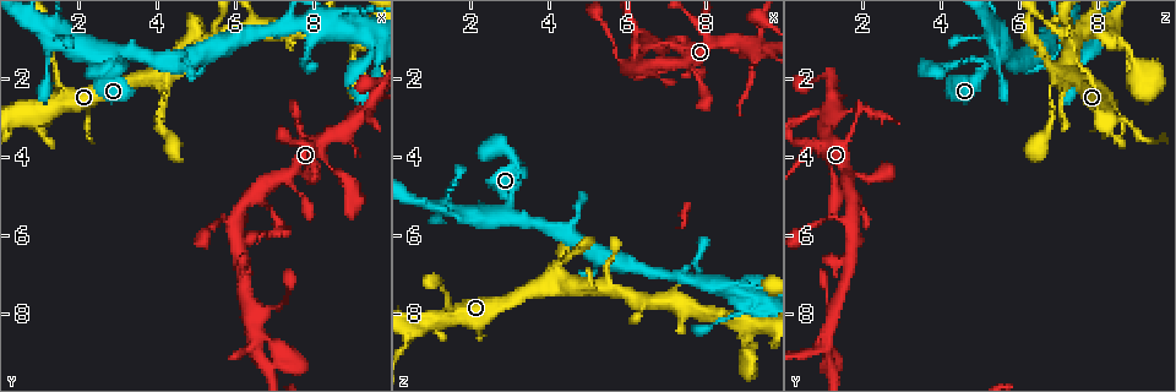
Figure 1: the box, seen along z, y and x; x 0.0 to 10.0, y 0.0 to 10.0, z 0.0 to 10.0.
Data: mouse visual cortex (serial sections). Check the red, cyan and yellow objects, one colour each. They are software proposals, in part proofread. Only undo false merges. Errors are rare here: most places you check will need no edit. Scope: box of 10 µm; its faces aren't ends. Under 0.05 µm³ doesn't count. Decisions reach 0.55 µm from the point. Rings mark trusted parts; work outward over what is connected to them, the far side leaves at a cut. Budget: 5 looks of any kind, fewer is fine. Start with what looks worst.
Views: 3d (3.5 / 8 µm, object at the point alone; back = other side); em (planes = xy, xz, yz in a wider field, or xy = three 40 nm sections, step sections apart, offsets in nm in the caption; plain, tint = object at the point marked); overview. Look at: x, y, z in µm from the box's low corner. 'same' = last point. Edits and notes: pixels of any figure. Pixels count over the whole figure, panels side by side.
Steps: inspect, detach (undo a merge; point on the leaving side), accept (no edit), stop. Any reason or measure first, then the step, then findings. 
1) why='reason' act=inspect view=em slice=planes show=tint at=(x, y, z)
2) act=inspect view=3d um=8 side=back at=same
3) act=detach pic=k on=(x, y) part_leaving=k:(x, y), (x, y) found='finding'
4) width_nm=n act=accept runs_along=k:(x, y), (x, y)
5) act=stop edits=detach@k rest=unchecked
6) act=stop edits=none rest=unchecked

why='sudden change in width' act=inspect view=3d um=8 at=(9.30, 2.90, 1.20)

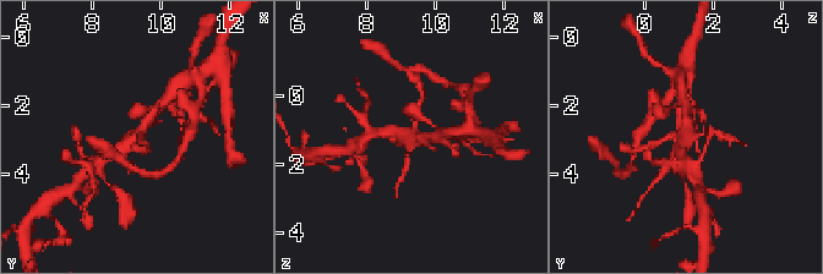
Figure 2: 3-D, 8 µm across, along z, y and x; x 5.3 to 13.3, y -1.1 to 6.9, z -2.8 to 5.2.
act=inspect view=em slice=xy step=3 show=tint at=same

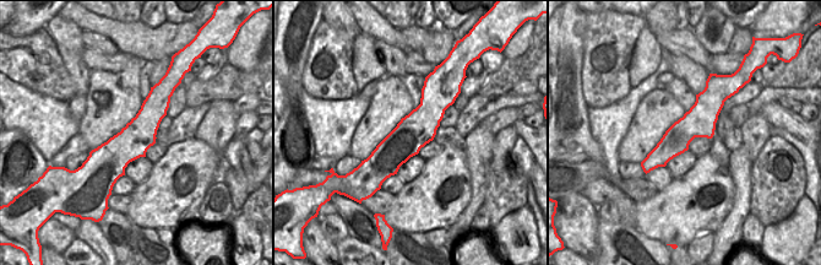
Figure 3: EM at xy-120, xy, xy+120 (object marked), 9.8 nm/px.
act=accept runs_along=3:(430, 88), (430, 112), (379, 179) found='one cell here'

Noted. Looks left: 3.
why='small branch off a trunk' act=inspect view=em slice=xy step=1 show=tint at=(0.65, 3.00, 8.30)

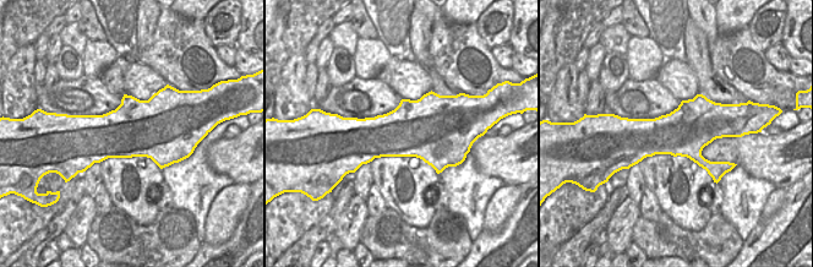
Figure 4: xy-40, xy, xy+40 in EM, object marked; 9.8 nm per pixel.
why='see where the arms go' act=inspect view=3d um=3.5 at=same

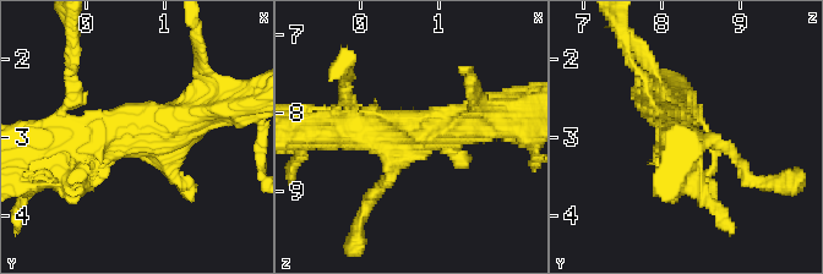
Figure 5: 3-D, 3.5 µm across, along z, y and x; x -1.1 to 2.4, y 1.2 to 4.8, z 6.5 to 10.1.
act=accept runs_along=5:(490, 118), (403, 133), (381, 186) found='all the same cell'

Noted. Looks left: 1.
act=stop edits=none rest=unchecked

